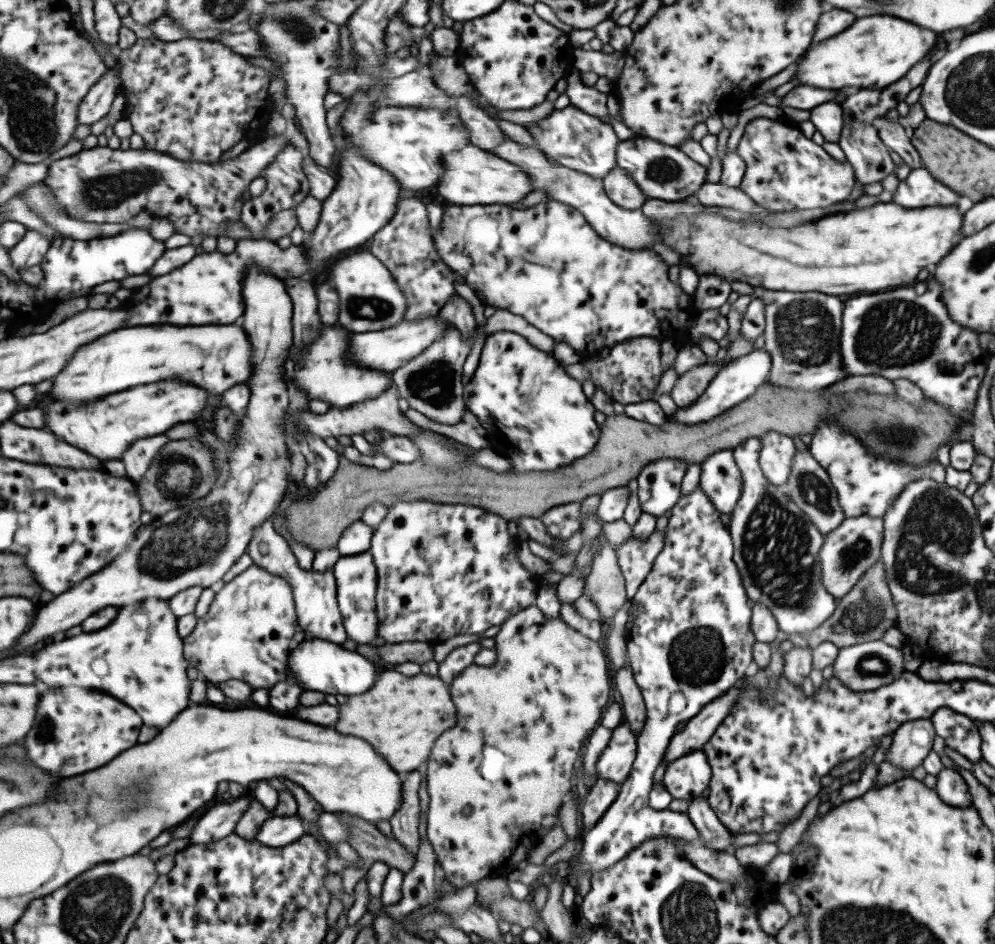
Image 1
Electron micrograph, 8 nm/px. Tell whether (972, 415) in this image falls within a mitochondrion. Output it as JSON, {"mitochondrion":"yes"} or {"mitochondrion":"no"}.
{"mitochondrion":"no"}

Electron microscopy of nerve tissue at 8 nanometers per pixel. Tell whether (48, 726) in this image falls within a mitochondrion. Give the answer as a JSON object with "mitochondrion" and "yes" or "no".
{"mitochondrion":"yes"}

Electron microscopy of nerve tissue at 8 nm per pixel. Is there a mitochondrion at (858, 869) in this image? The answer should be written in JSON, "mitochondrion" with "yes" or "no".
{"mitochondrion":"no"}

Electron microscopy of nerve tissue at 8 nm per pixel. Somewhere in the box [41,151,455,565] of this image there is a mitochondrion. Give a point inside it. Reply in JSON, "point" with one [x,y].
{"point":[107,192]}

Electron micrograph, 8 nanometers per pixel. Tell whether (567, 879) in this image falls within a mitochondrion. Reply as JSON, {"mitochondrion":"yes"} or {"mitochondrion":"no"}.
{"mitochondrion":"no"}

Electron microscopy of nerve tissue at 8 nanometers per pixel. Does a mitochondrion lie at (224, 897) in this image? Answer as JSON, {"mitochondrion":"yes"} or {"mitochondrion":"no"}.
{"mitochondrion":"no"}

